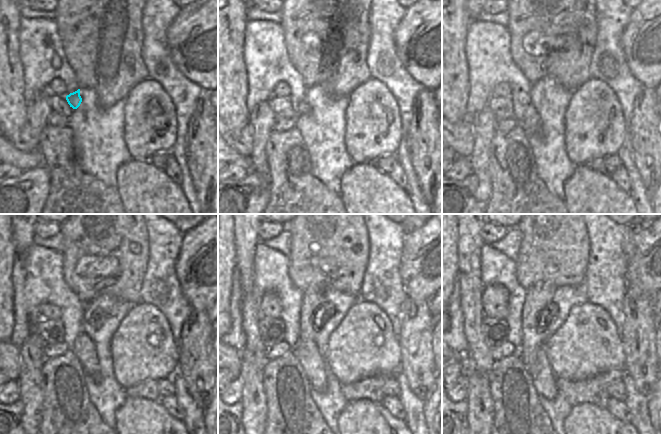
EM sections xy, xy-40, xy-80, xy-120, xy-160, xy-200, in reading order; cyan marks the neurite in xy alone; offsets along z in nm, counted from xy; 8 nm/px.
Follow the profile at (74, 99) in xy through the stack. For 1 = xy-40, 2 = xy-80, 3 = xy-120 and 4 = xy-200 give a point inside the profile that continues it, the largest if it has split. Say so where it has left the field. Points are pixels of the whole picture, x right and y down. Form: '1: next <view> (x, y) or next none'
1: next xy-40 (303, 108)
2: next xy-80 (531, 123)
3: next xy-120 (84, 348)
4: next xy-200 (544, 380)

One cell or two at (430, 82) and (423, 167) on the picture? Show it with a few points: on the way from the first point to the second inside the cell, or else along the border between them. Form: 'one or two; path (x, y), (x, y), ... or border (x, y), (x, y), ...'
two; border (424, 88), (428, 88), (431, 91)

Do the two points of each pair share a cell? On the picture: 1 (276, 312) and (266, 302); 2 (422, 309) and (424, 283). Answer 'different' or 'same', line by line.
1: same
2: different

